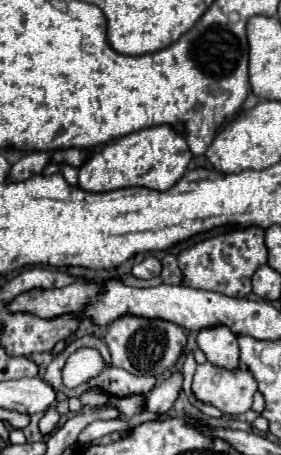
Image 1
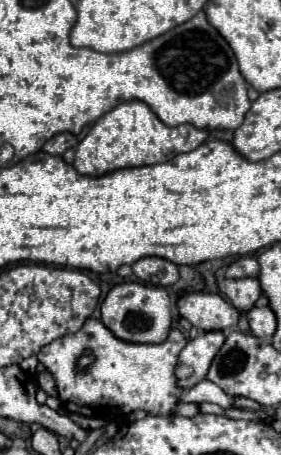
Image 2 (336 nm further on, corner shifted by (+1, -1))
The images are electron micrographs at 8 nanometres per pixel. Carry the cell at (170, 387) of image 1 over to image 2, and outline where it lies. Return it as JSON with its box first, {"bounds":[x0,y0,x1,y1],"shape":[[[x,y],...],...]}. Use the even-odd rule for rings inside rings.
{"bounds":[175,332,225,390],"shape":[[[205,332],[187,342],[175,366],[175,378],[181,390],[193,388],[201,380],[205,380],[209,364],[217,350],[223,346],[223,342],[225,342],[223,332]]]}

